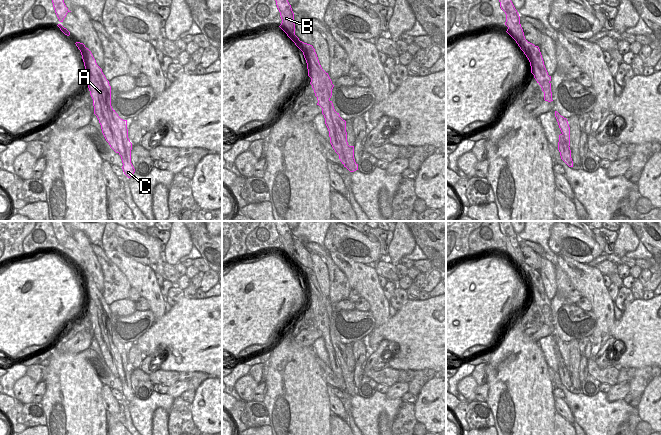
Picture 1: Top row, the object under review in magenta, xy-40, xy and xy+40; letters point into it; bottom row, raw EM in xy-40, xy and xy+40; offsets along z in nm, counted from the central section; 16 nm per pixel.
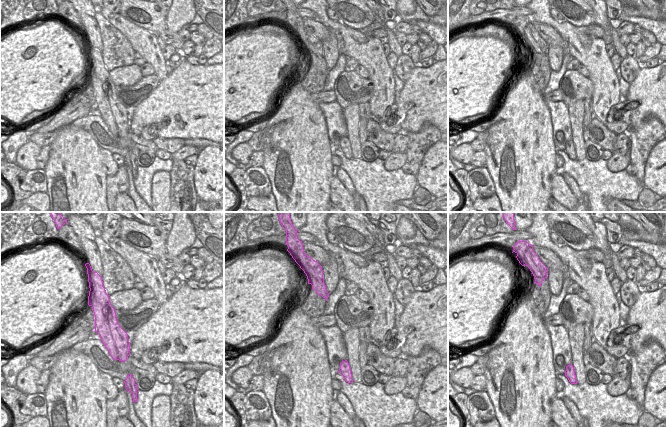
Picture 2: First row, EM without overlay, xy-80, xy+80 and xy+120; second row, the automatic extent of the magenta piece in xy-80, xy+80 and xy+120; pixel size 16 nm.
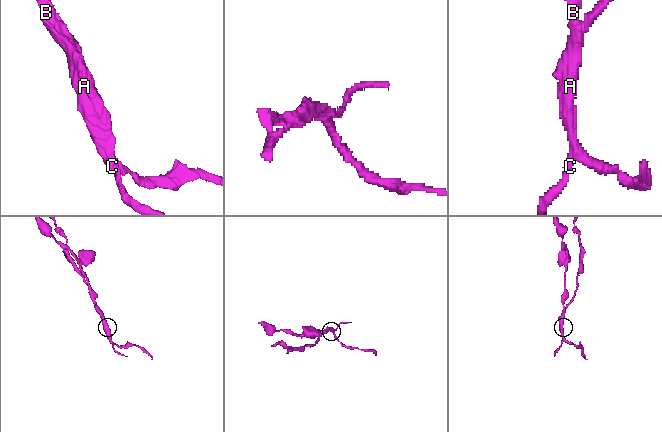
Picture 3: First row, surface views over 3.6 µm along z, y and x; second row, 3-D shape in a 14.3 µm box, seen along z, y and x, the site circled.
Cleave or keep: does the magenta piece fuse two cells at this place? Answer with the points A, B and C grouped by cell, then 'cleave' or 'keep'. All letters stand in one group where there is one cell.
A C / B; cleave

